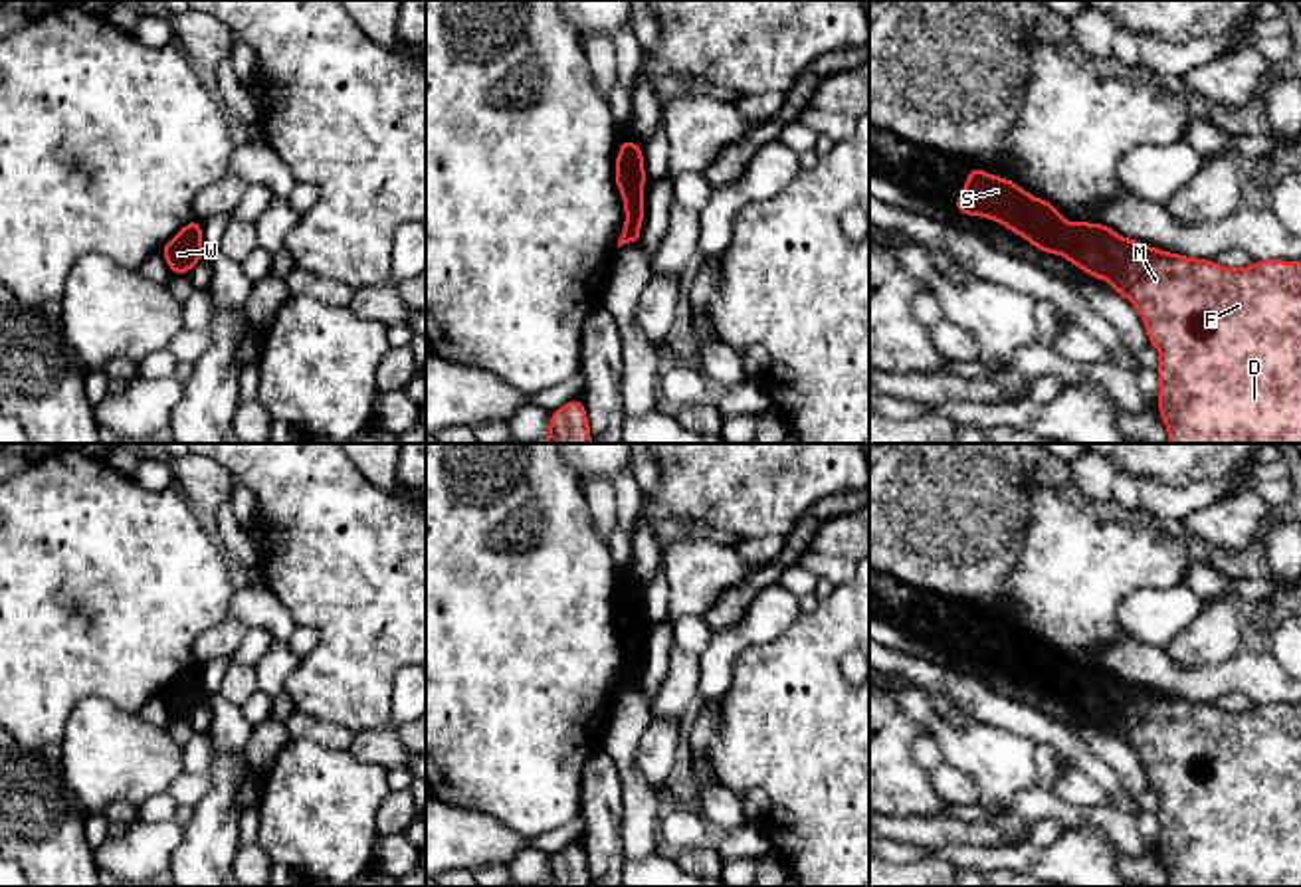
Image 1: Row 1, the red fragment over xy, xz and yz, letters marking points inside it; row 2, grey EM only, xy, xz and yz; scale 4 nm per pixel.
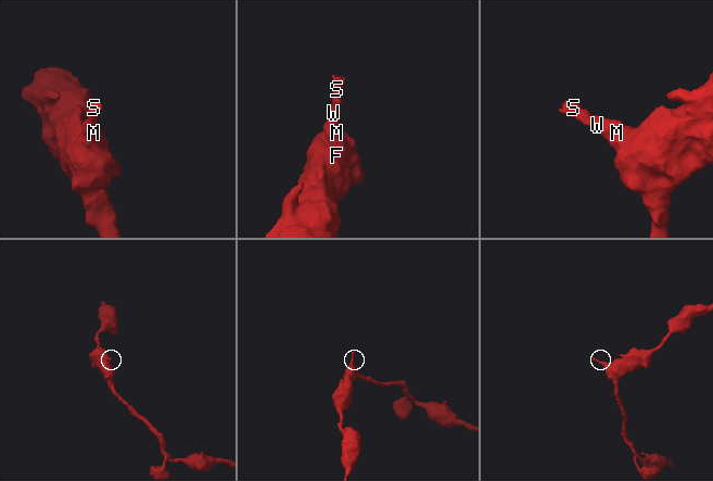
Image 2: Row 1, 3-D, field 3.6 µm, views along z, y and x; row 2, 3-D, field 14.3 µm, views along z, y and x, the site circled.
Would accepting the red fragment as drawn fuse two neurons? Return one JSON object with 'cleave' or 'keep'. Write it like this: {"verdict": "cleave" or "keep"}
{"verdict": "keep"}

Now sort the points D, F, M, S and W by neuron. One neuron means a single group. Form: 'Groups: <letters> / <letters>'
Groups: D F M S W

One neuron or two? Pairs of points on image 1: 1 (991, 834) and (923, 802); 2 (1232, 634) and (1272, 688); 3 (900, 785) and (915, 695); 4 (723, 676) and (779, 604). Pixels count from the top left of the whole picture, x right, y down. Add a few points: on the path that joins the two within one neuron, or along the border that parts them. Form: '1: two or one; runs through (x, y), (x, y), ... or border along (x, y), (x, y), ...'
1: two; border along (941, 812), (896, 818)
2: two; border along (1254, 640), (1228, 660), (1199, 666)
3: two; border along (890, 688), (898, 691), (900, 707), (929, 733)
4: one; runs through (723, 658), (761, 622)

